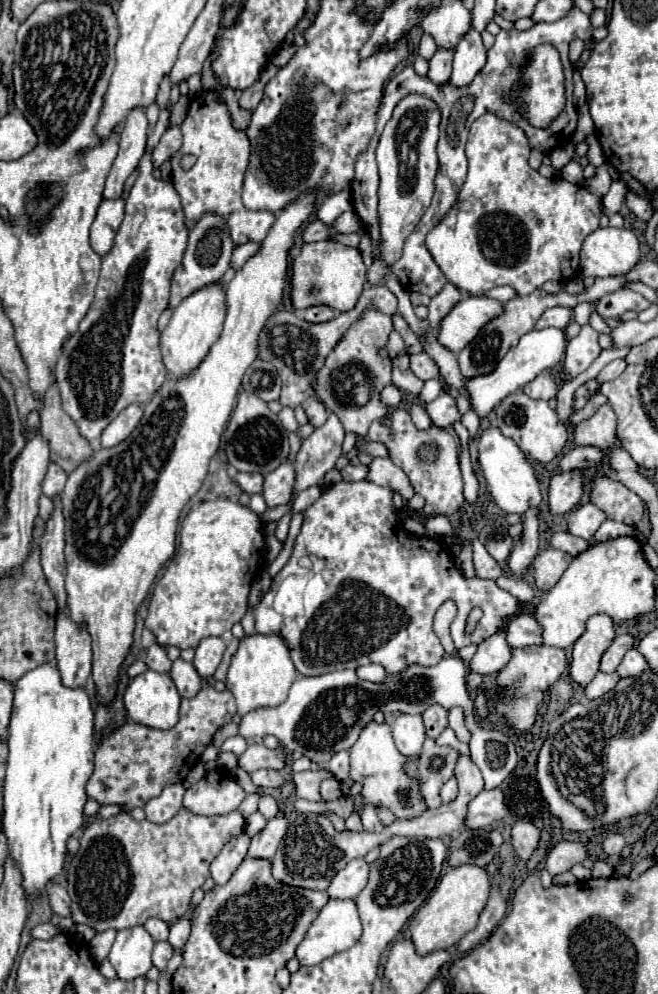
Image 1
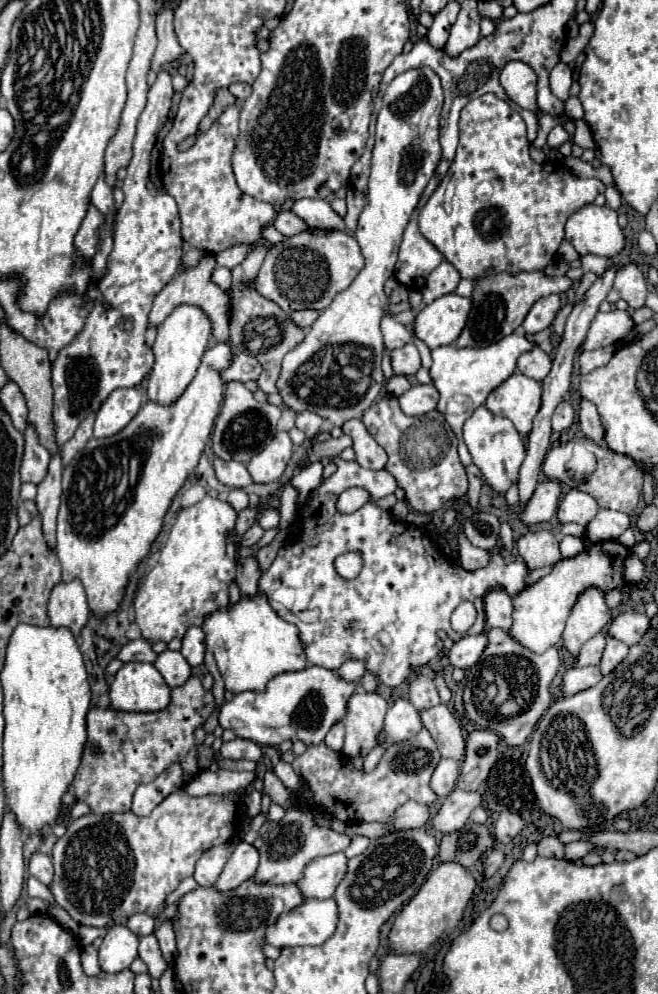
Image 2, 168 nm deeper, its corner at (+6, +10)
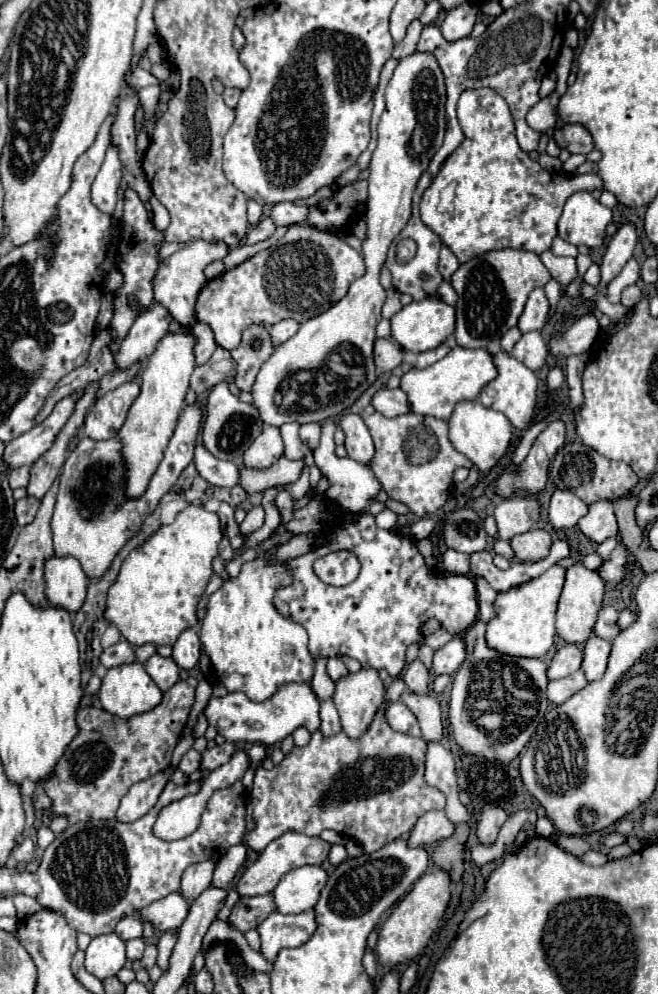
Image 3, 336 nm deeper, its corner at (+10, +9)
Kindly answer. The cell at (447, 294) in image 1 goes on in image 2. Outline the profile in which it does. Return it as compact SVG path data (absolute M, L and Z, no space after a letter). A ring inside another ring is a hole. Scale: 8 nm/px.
M443 260L443 262L431 272L431 276L427 278L427 284L425 284L425 288L423 288L423 302L425 302L425 304L431 304L431 302L437 300L439 296L445 296L445 294L455 292L459 280L461 280L461 276L459 276L457 268L455 268L451 262Z

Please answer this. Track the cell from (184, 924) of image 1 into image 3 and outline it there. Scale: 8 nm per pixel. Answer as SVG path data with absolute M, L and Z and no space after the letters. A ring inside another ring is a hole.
M149 943L147 949L145 949L143 959L137 961L137 963L133 963L133 969L139 969L139 967L147 967L147 969L151 969L151 967L155 965L155 961L157 961L157 945L155 945L155 943Z

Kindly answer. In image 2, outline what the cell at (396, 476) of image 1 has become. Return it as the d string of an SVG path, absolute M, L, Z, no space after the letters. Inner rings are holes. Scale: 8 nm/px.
M353 418L343 424L343 432L353 438L353 450L355 450L355 460L363 468L371 470L383 470L385 468L385 450L373 440L373 436L367 432L365 424L359 418Z

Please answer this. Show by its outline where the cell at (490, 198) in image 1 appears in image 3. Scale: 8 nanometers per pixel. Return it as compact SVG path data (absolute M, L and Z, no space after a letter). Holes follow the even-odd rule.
M475 89L465 91L457 103L457 119L465 133L463 143L447 157L439 175L433 179L431 187L423 193L421 199L421 221L439 235L443 245L447 245L459 263L465 263L473 257L481 257L487 251L495 249L525 249L541 255L551 249L553 239L557 237L557 221L561 217L561 205L577 193L577 189L595 191L603 189L599 175L567 175L567 173L549 173L537 161L519 147L515 137L515 123L509 111L509 105L493 89Z

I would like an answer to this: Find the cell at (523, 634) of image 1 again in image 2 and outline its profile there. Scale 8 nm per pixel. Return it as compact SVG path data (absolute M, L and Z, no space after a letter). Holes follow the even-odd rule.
M491 590L485 594L485 624L487 628L501 628L509 630L511 614L513 614L513 600L503 590Z

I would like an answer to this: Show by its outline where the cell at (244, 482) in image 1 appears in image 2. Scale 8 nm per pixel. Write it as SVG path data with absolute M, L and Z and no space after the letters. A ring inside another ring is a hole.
M215 458L213 468L215 468L215 474L217 474L219 482L229 486L229 488L245 488L245 486L249 486L253 482L249 472L247 472L247 466L237 462L237 460L225 462L221 458Z

